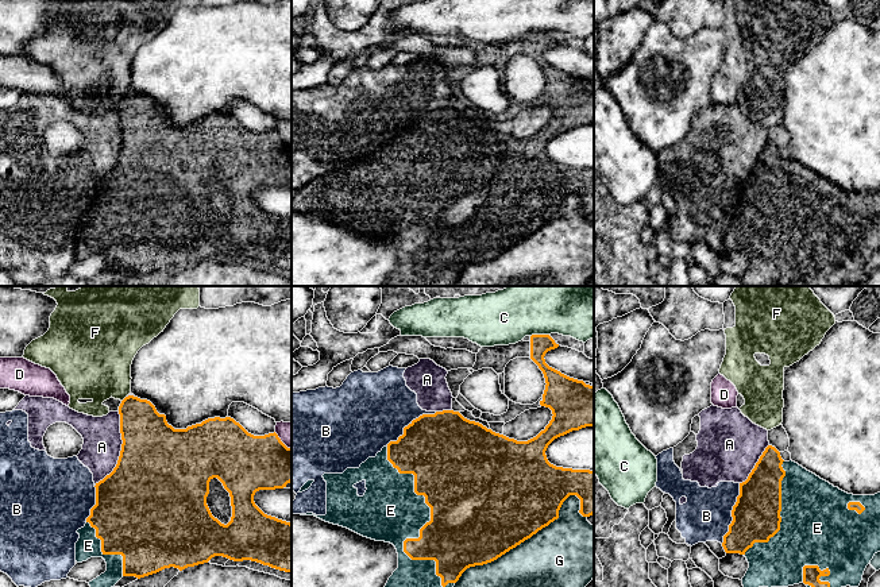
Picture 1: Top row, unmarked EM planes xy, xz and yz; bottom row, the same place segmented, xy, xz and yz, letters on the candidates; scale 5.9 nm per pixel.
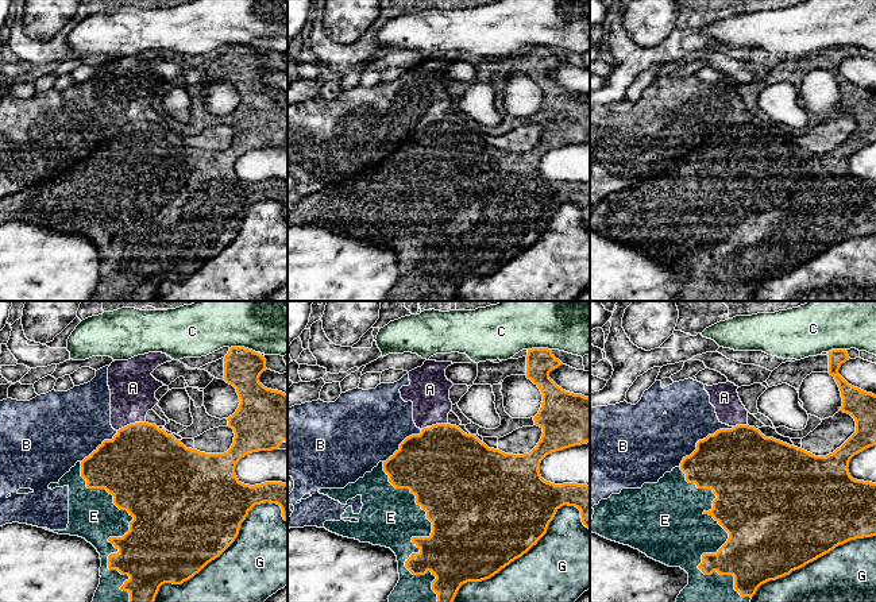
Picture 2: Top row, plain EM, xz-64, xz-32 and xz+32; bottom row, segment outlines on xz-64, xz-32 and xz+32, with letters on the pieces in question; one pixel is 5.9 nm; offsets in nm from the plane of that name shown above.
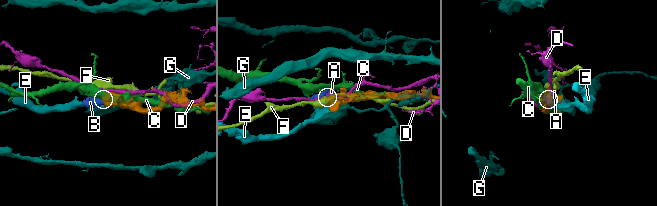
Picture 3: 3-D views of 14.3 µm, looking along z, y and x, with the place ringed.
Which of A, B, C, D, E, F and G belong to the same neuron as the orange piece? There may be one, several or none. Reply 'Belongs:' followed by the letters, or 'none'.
Belongs: E

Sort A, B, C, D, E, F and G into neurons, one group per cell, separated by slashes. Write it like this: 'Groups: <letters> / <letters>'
Groups: A B / C / D / E / F / G

